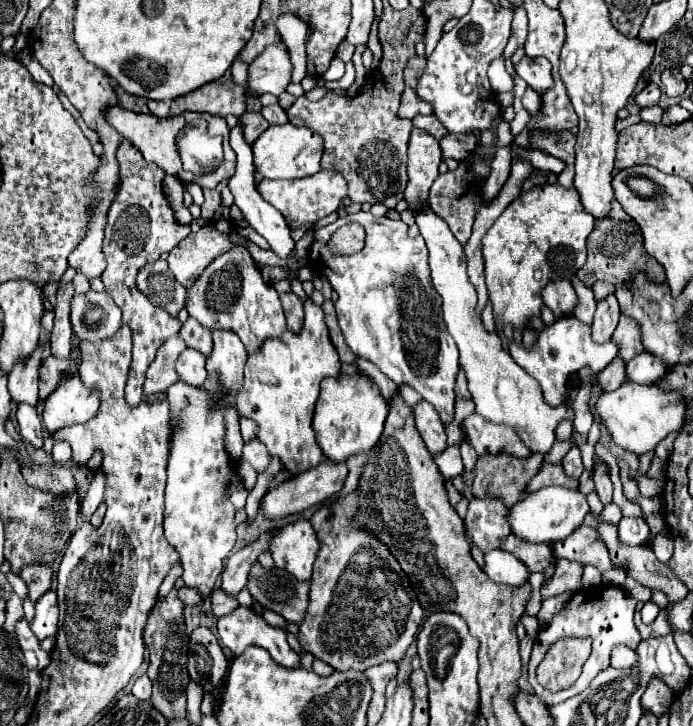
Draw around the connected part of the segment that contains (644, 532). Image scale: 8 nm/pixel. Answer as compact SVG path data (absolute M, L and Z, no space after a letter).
M621 518L619 540L629 546L641 546L649 542L649 526L643 518Z

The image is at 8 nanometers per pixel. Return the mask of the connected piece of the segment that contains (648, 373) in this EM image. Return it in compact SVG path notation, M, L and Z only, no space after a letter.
M643 352L627 362L627 376L637 384L655 384L657 380L665 378L667 370L669 368L649 352Z

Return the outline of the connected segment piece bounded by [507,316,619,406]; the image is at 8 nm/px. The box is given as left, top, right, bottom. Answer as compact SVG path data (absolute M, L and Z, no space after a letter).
M568 316L558 319L554 324L546 326L539 332L535 344L527 350L523 344L517 344L515 340L507 342L509 354L513 360L527 370L535 380L539 380L543 388L545 402L549 406L559 406L567 400L567 382L581 370L581 368L591 368L595 374L601 372L613 358L619 356L619 348L615 342L607 344L595 344L591 340L591 328L580 322L575 316Z

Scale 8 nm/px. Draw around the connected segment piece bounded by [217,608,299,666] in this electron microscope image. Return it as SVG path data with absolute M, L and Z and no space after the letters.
M237 608L229 616L219 618L217 634L225 648L239 656L249 646L265 648L281 666L297 666L299 656L287 646L285 632L269 626L251 608Z

